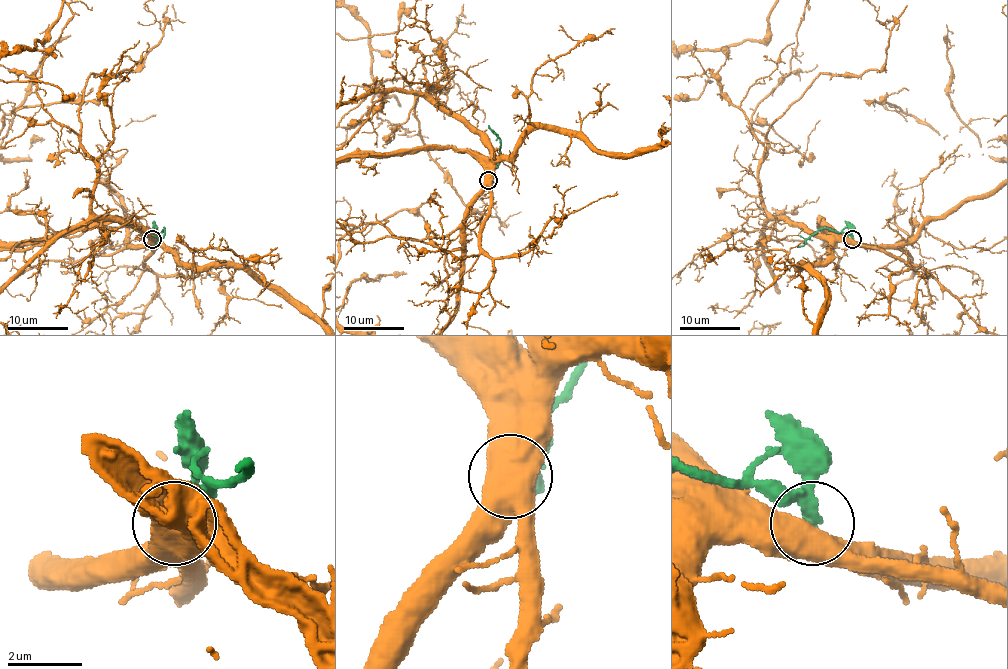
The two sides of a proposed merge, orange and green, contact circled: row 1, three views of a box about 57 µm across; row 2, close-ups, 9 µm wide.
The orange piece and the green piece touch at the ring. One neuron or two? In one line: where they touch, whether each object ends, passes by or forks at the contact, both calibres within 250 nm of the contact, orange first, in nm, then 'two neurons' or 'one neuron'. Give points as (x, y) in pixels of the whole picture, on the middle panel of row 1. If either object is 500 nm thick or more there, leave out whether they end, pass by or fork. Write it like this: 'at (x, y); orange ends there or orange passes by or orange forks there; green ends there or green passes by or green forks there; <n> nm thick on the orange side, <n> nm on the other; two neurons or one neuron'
at (488, 180); 800 nm thick on the orange side, 190 nm on the other; two neurons

